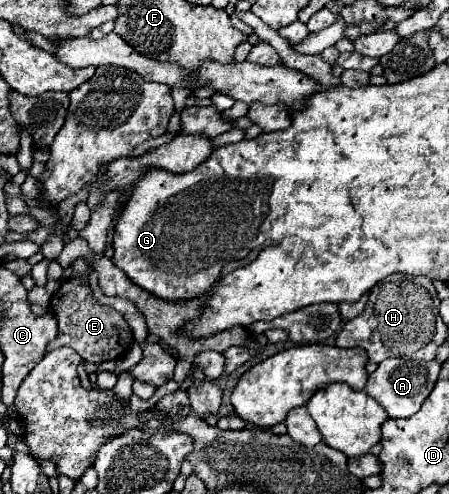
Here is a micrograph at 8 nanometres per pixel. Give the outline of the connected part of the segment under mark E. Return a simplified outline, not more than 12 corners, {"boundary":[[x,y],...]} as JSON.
{"boundary":[[84,276],[50,300],[58,334],[84,362],[120,358],[134,342],[124,316],[94,298]]}

